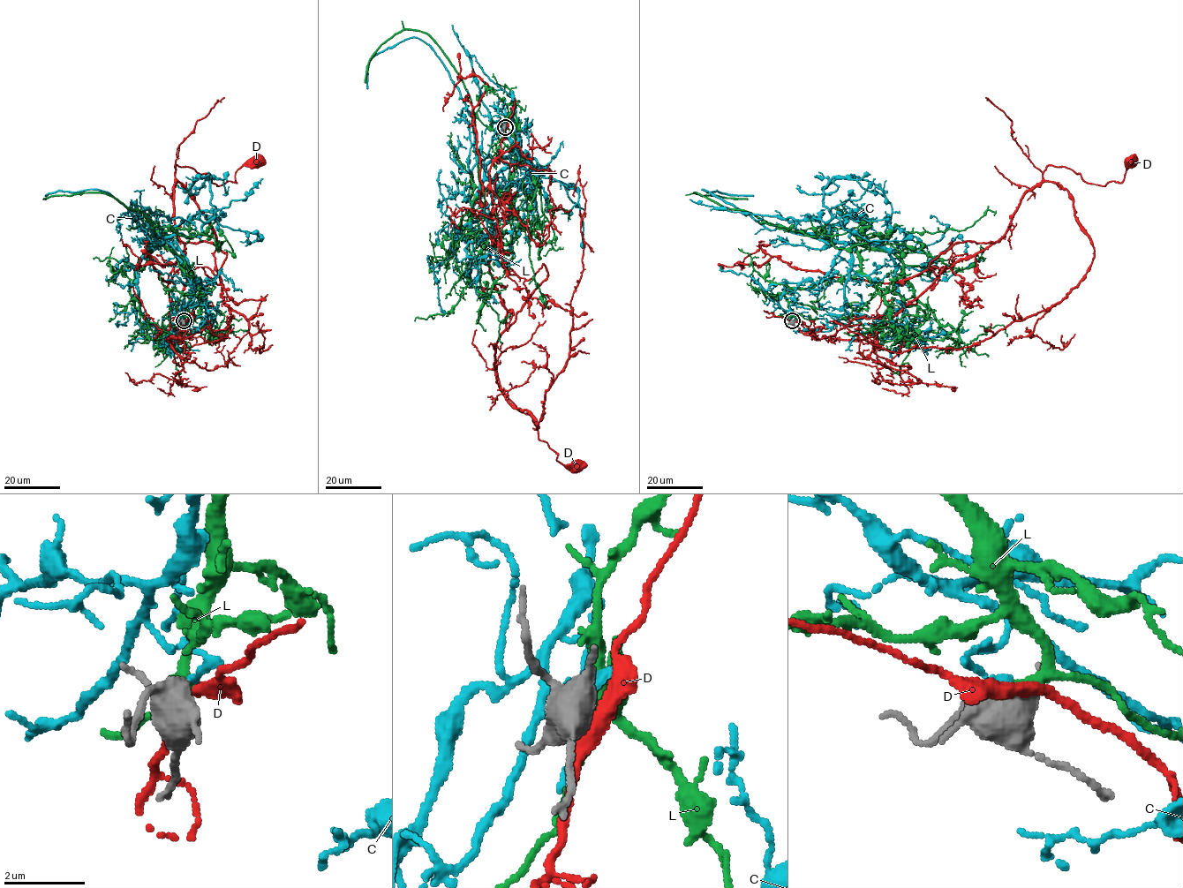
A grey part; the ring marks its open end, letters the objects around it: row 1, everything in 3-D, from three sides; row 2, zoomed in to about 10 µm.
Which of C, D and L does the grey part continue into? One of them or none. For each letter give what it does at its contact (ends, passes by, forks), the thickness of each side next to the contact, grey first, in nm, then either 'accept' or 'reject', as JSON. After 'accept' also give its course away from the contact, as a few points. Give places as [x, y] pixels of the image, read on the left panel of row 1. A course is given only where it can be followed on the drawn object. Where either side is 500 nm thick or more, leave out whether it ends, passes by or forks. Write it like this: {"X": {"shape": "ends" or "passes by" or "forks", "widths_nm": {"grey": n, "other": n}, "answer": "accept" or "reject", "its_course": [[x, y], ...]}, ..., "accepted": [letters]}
{"C": {"shape": "passes by", "widths_nm": {"grey": 440, "other": 120}, "answer": "reject"}, "D": {"shape": "passes by", "widths_nm": {"grey": 480, "other": 340}, "answer": "reject"}, "L": {"widths_nm": {"grey": 500, "other": 240}, "answer": "accept", "its_course": [[184, 320], [184, 297], [194, 290], [194, 280], [154, 239], [139, 210], [105, 193], [43, 199]]}, "accepted": ["L"]}

